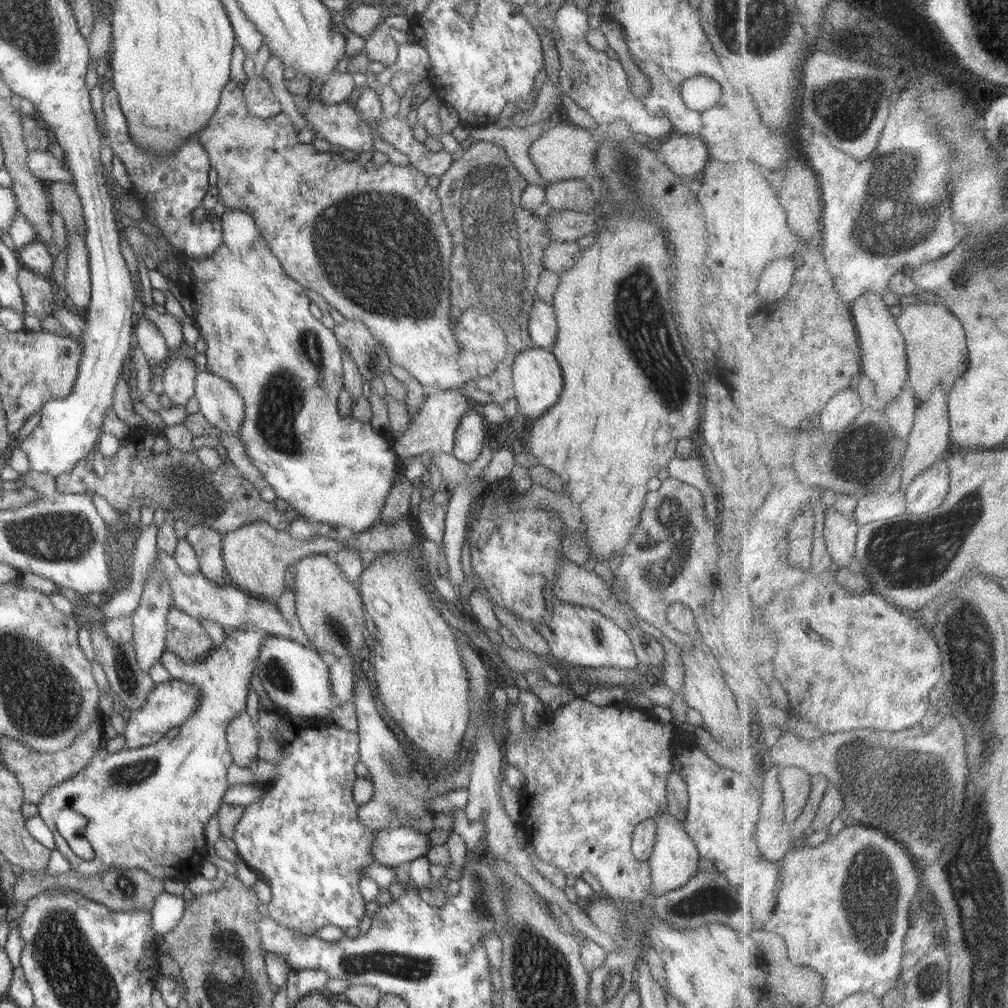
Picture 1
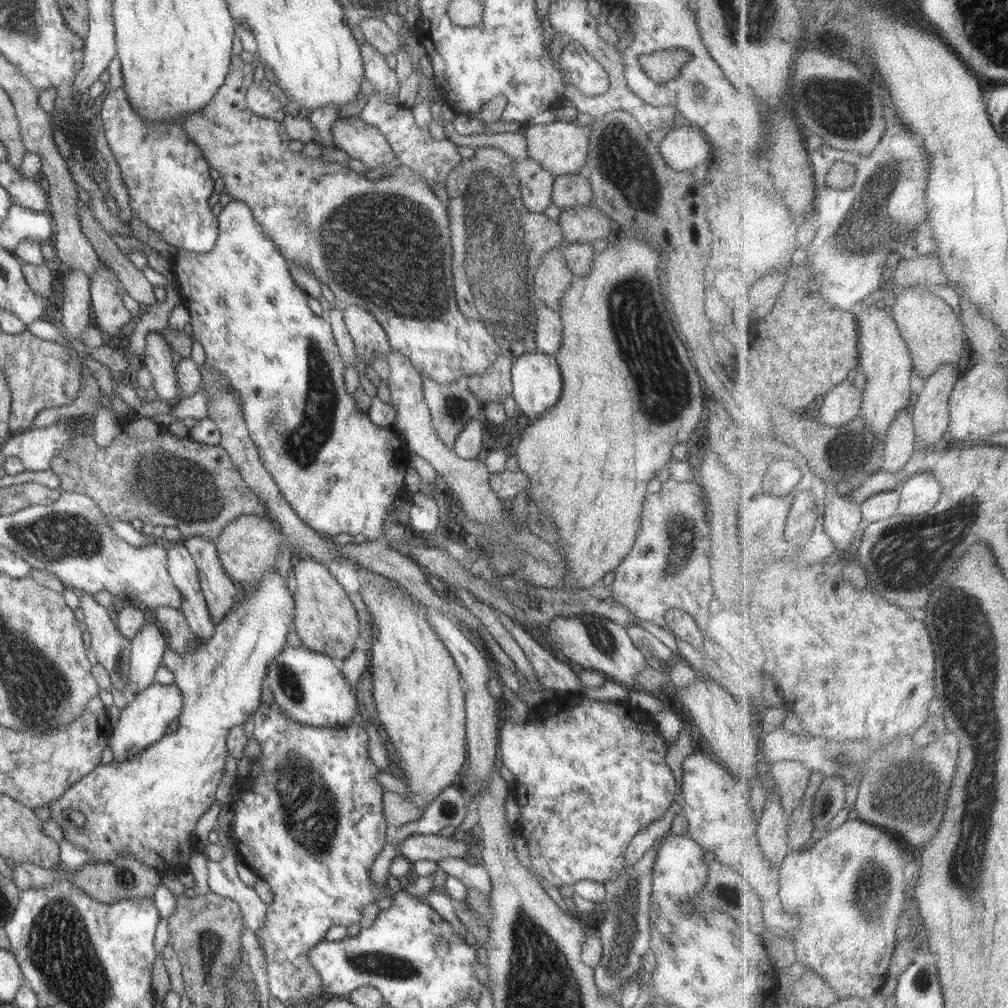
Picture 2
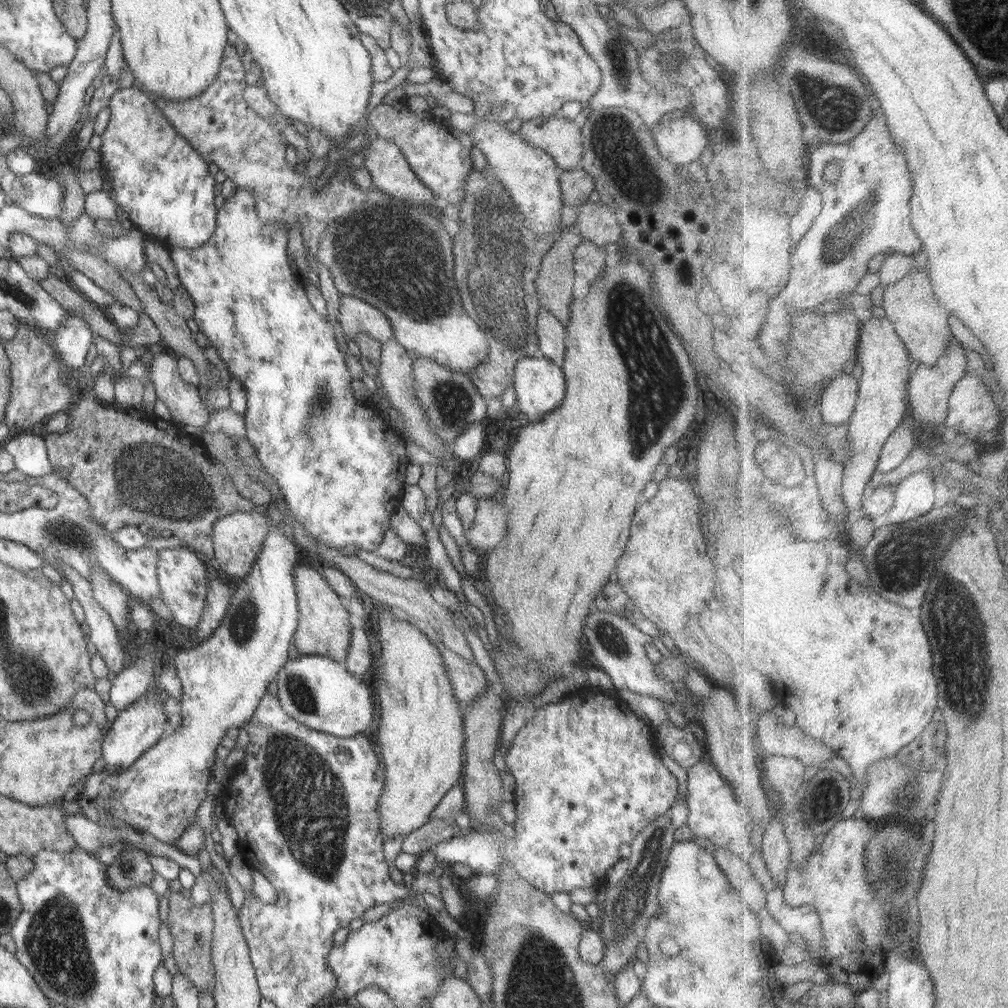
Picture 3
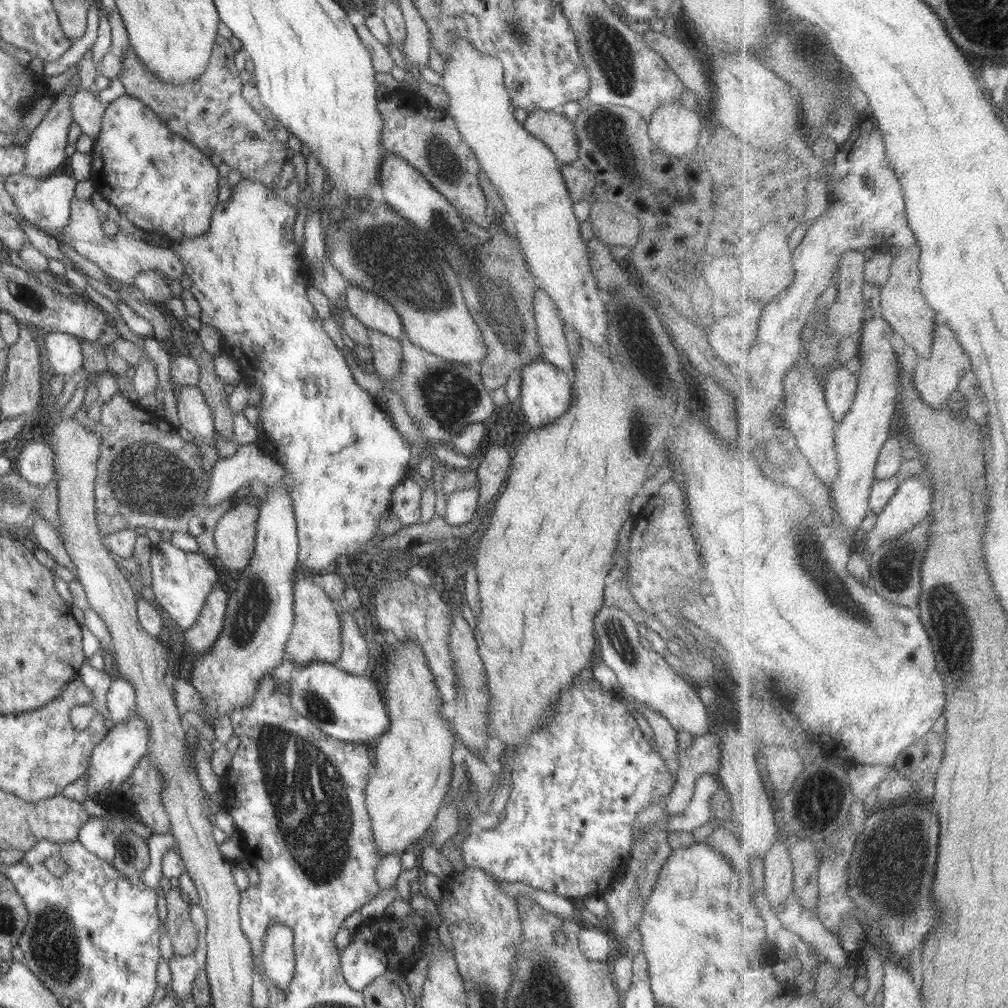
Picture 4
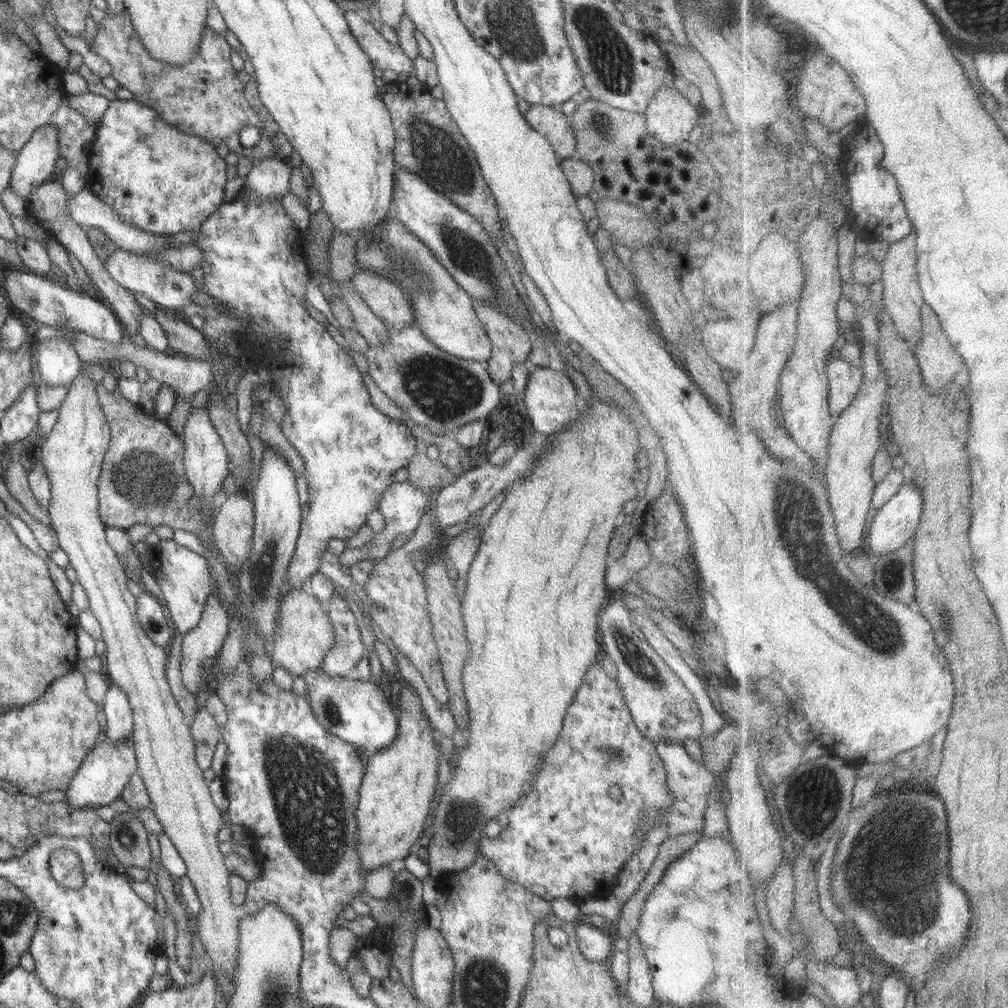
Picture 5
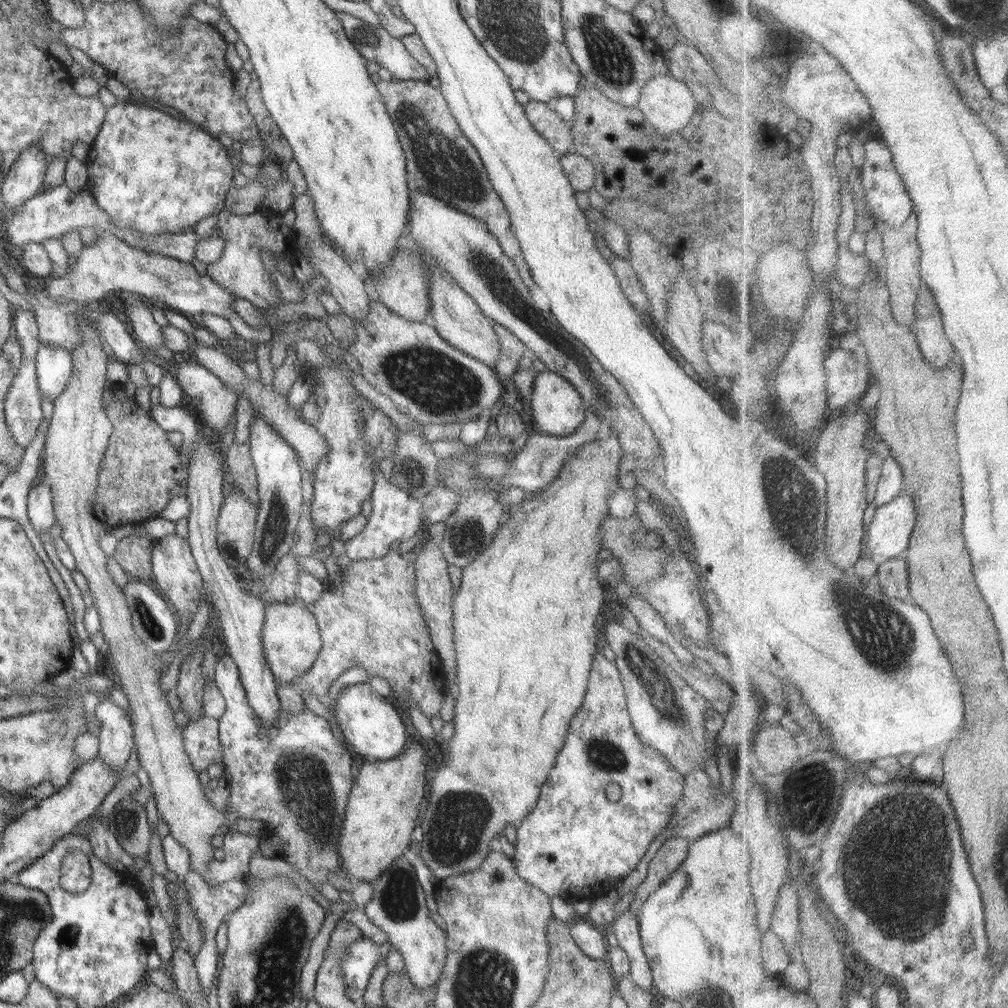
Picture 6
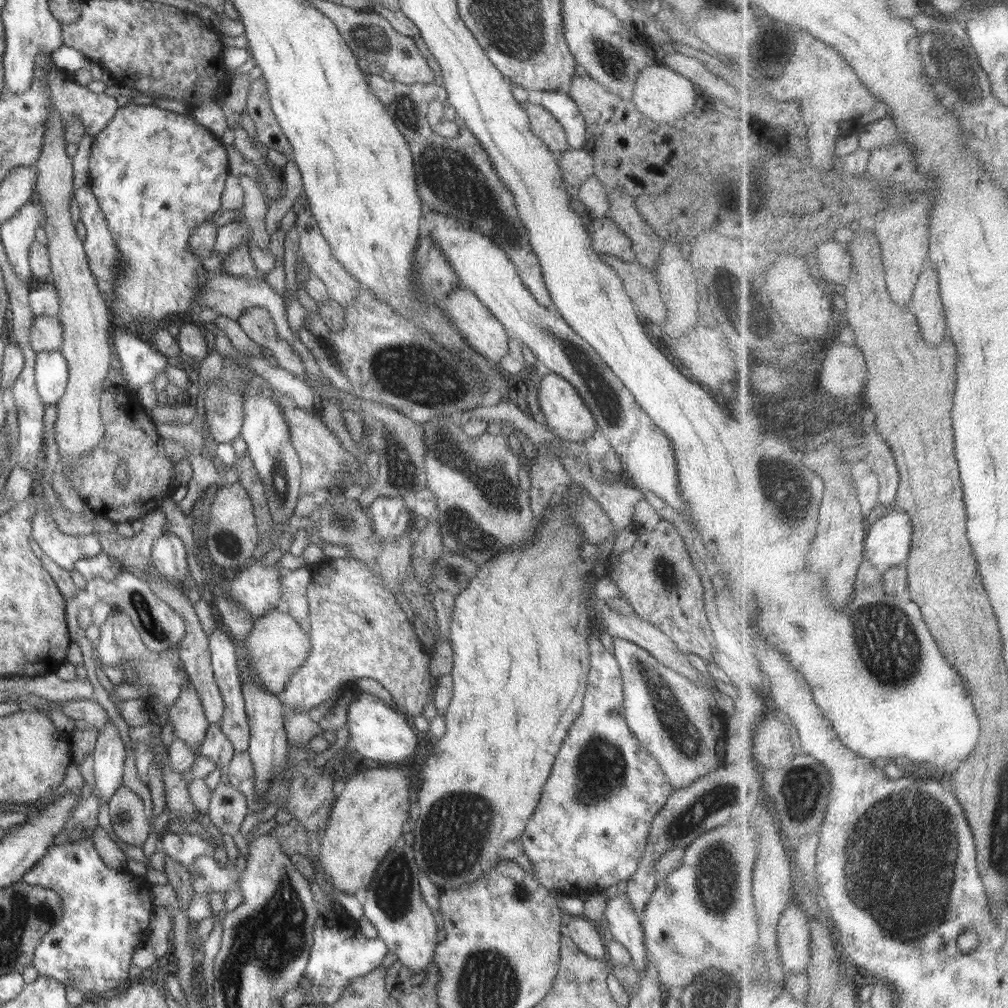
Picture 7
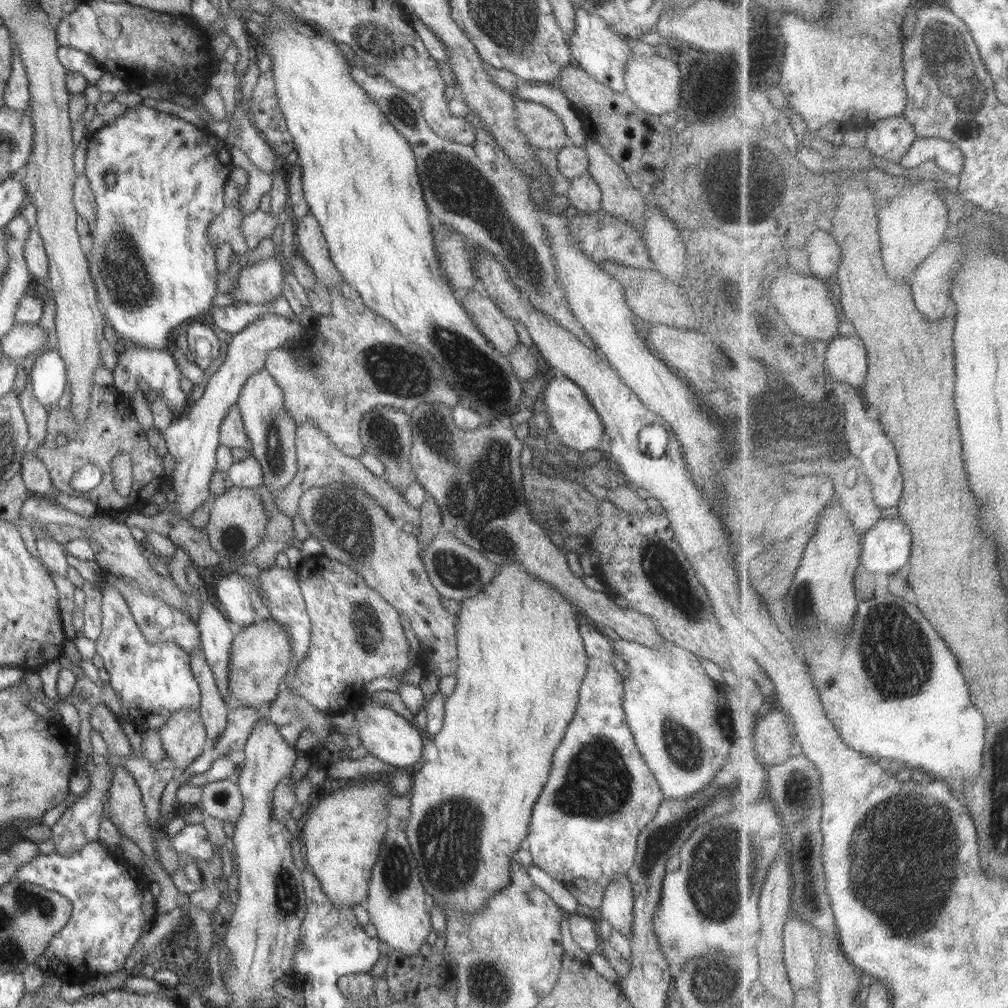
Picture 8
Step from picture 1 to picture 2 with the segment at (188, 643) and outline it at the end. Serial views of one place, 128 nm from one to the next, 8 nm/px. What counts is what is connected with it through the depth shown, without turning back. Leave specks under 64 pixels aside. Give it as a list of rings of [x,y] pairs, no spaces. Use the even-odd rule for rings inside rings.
[[[158,606],[154,609],[154,618],[157,624],[168,629],[168,648],[177,653],[187,653],[188,642],[198,637],[188,626],[186,616],[177,608],[170,606]]]

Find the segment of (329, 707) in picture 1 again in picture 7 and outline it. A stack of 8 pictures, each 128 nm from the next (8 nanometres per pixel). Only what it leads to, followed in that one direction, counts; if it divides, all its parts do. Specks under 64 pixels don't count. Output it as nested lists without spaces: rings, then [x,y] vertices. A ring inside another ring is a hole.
[[[355,690],[352,702],[348,702],[347,722],[351,746],[363,761],[388,764],[390,762],[403,763],[414,756],[418,746],[416,732],[408,726],[404,714],[396,707],[388,706],[380,697]]]

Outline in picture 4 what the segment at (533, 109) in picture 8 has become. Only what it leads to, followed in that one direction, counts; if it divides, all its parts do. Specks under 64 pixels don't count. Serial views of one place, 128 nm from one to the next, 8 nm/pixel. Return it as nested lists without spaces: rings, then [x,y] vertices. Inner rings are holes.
[[[536,110],[524,120],[524,128],[530,135],[542,140],[562,164],[575,164],[579,158],[580,144],[574,124],[554,111]]]

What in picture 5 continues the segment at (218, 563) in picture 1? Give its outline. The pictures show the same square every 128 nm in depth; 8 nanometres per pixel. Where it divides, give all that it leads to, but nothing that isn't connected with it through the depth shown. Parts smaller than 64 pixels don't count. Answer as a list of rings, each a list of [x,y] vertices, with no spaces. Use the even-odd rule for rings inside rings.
[[[214,591],[206,601],[200,622],[196,628],[186,632],[182,639],[181,674],[182,682],[190,694],[197,694],[202,689],[200,677],[206,671],[206,662],[213,660],[222,650],[222,644],[228,636],[230,618],[220,596]]]

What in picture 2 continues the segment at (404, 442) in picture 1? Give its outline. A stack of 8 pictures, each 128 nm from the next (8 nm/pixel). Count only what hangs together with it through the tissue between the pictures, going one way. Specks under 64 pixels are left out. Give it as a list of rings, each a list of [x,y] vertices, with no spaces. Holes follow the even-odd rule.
[[[423,377],[424,396],[427,407],[430,409],[435,432],[444,444],[453,448],[458,434],[472,418],[481,416],[482,403],[478,397],[468,389],[464,380],[458,380],[446,384],[440,384],[428,377]]]

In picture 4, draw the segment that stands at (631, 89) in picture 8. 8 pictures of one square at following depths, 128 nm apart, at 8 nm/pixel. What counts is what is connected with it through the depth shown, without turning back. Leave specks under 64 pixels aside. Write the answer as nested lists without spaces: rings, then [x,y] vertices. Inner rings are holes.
[[[681,101],[658,107],[651,118],[647,125],[649,137],[668,155],[690,156],[704,140],[717,140],[696,109],[684,107]]]

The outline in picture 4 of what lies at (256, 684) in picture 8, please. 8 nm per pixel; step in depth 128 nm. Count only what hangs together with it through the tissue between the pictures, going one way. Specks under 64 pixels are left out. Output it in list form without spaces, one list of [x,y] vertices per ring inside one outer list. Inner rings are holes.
[[[297,571],[293,582],[294,627],[292,627],[292,634],[284,647],[284,652],[286,652],[286,659],[292,660],[297,666],[304,666],[310,662],[335,663],[342,653],[340,615],[333,607],[330,596],[311,578],[312,574]]]

